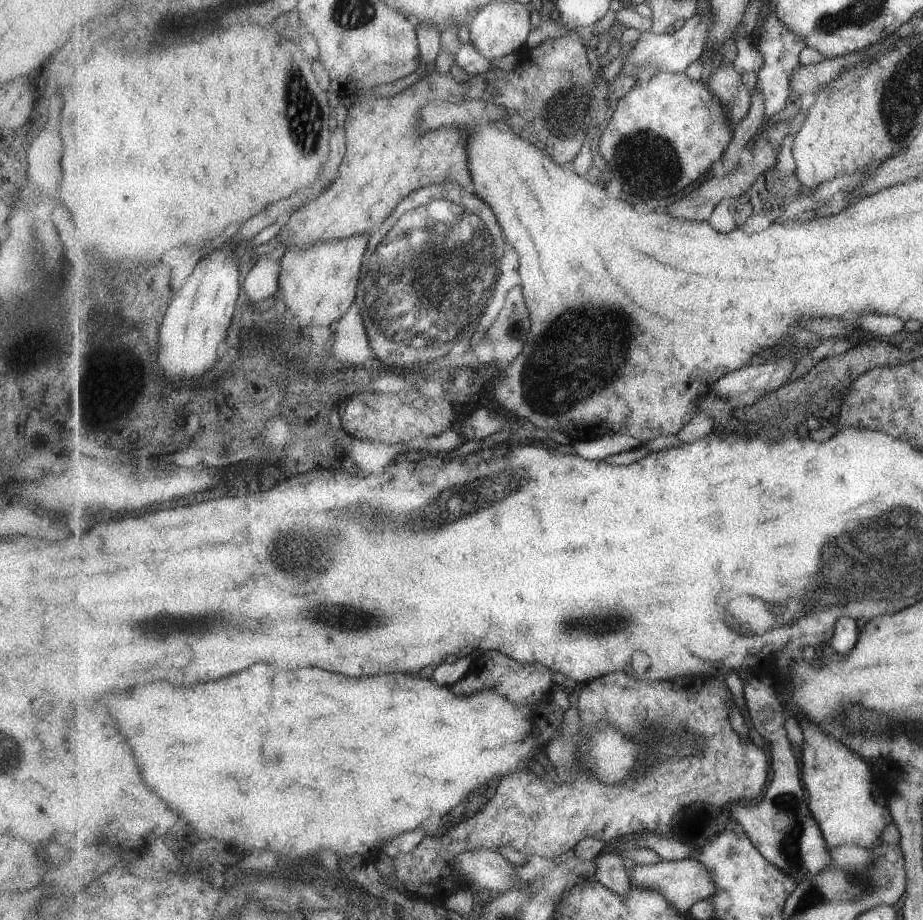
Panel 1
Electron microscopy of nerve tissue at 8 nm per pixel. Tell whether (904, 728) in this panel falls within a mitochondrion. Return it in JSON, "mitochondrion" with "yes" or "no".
{"mitochondrion":"no"}

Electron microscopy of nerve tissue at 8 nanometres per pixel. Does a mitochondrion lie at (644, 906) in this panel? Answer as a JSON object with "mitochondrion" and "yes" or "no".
{"mitochondrion":"yes"}

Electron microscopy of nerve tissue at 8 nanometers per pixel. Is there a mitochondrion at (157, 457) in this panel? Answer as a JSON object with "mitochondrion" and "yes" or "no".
{"mitochondrion":"no"}

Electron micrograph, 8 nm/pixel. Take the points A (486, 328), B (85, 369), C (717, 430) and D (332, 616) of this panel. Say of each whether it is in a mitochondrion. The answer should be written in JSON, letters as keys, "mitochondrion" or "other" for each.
{"A":"mitochondrion","B":"other","C":"other","D":"mitochondrion"}

